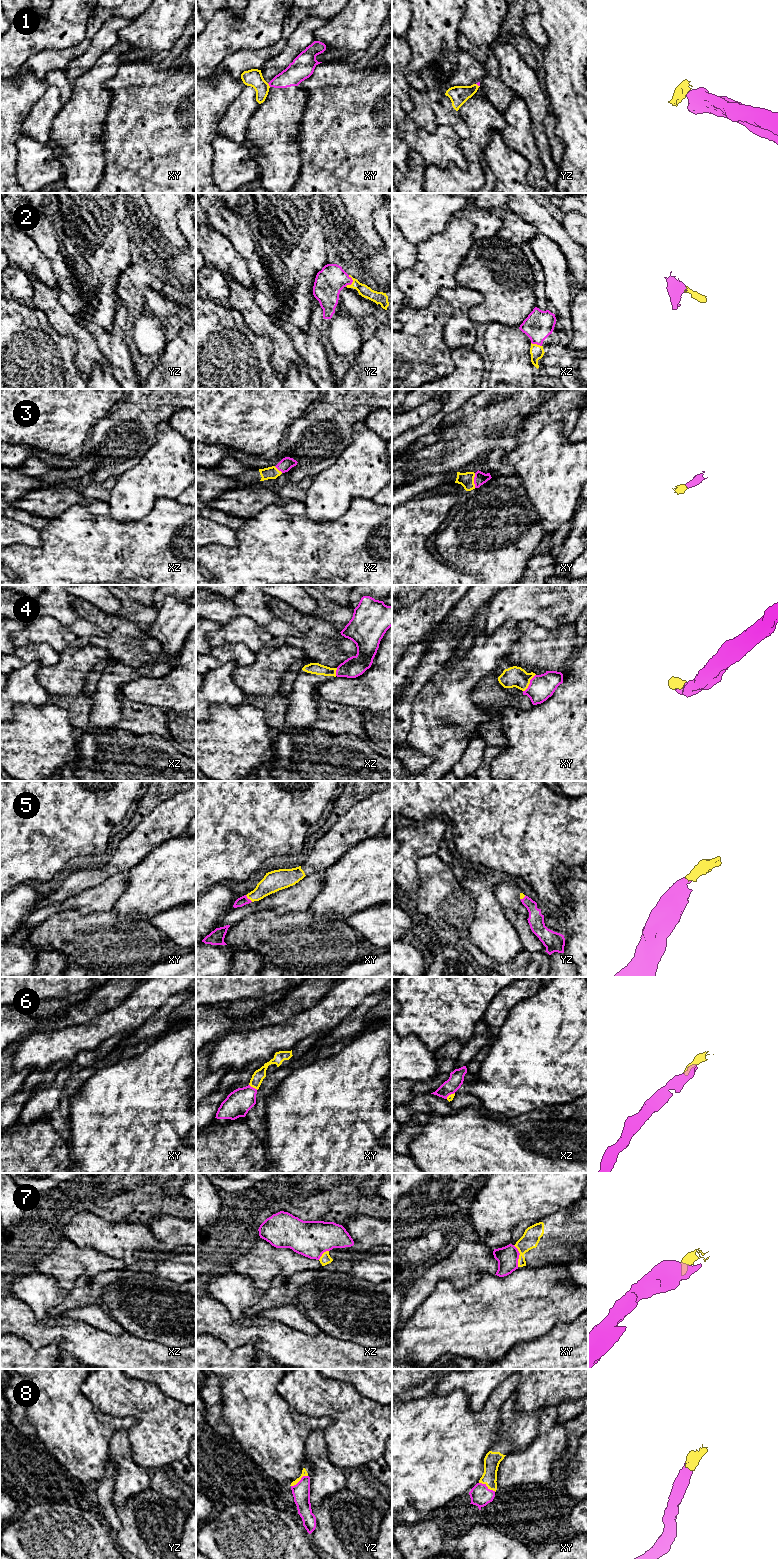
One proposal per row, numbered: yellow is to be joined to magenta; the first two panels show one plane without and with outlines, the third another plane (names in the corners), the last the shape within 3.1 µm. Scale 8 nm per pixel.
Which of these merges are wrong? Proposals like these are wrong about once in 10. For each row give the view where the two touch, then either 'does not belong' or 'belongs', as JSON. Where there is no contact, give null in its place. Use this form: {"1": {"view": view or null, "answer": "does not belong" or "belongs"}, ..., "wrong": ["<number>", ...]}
{"1": {"view": "xy", "answer": "does not belong"}, "2": {"view": "yz", "answer": "belongs"}, "3": {"view": "xy", "answer": "belongs"}, "4": {"view": "xy", "answer": "belongs"}, "5": {"view": "xy", "answer": "belongs"}, "6": {"view": "xy", "answer": "belongs"}, "7": {"view": "xy", "answer": "belongs"}, "8": {"view": "xy", "answer": "belongs"}, "wrong": ["1"]}

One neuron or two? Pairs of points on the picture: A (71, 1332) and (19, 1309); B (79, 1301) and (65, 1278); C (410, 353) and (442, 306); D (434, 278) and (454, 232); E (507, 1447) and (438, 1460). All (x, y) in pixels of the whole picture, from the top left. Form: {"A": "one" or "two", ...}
{"A": "one", "B": "two", "C": "one", "D": "one", "E": "two"}

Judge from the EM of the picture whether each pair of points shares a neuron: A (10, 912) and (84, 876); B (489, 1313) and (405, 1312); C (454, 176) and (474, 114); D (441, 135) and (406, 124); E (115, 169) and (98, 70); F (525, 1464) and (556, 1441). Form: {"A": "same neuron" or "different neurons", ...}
{"A": "different neurons", "B": "different neurons", "C": "same neuron", "D": "same neuron", "E": "different neurons", "F": "same neuron"}

